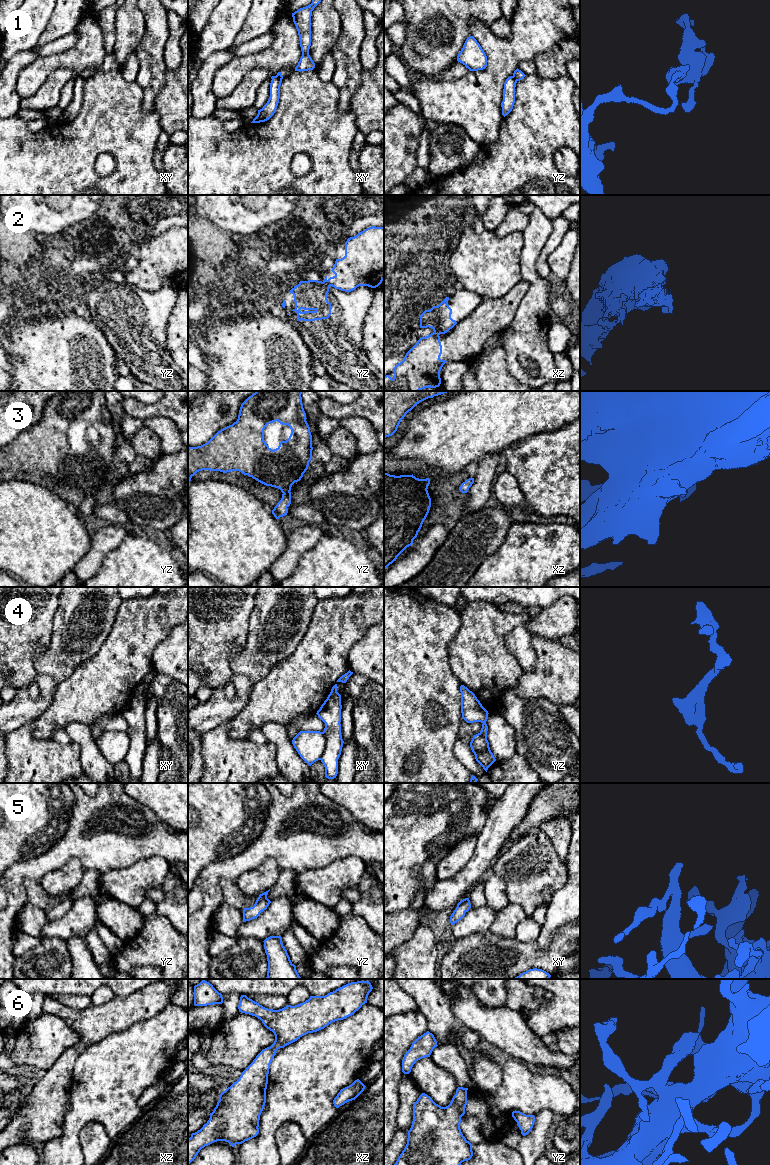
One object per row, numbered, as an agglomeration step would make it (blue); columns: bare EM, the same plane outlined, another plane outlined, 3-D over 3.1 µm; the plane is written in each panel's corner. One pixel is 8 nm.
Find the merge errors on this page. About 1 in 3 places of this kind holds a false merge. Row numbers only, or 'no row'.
1, 2

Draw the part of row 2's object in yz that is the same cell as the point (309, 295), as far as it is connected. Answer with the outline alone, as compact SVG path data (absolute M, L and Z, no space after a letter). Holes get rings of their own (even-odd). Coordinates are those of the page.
M300 281L290 293L294 295L297 321L315 321L328 319L331 315L331 303L327 299L330 286L322 281Z

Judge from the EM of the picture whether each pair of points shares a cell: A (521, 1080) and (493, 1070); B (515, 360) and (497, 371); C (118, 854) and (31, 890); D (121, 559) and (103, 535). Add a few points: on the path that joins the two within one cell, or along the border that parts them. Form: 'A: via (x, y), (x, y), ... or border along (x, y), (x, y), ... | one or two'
A: border along (502, 1067), (501, 1083), (495, 1089), (487, 1092) | two
B: border along (501, 348), (504, 353), (506, 369), (517, 380) | two
C: border along (33, 878), (27, 878), (23, 882), (27, 902) | two
D: border along (126, 532), (123, 540), (107, 553), (99, 566) | two

